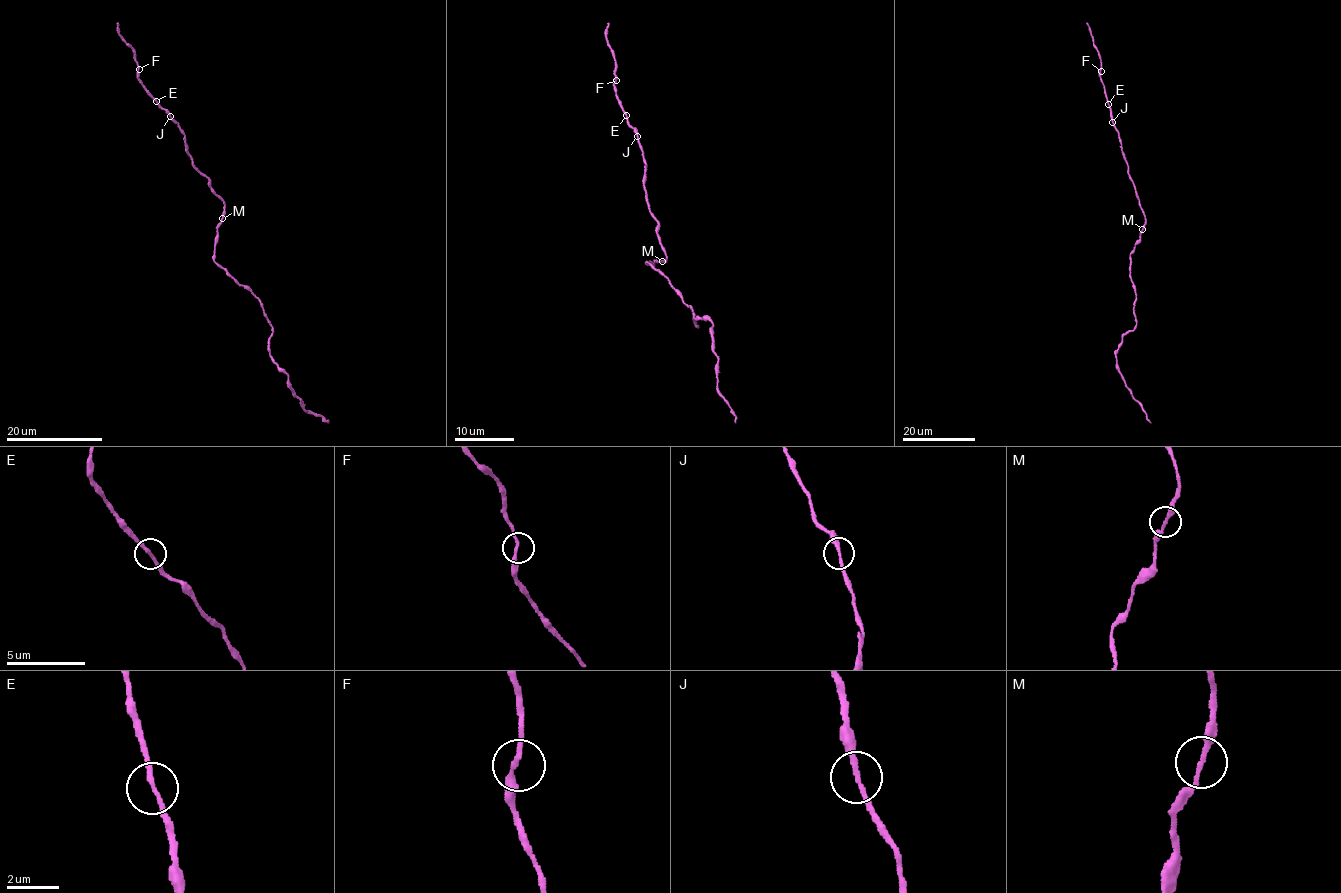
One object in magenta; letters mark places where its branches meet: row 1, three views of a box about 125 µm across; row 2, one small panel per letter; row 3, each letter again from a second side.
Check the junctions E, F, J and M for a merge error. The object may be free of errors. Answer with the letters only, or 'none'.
none

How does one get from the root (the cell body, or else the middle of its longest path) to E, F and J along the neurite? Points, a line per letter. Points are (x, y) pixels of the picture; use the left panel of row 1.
E: (222, 218), (222, 198), (213, 190), (209, 178), (193, 165), (178, 122), (156, 101)
F: (222, 218), (222, 198), (213, 190), (209, 178), (193, 165), (178, 122), (141, 84), (139, 69)
J: (222, 218), (222, 198), (213, 190), (209, 178), (193, 165), (184, 133), (178, 122), (169, 117)

